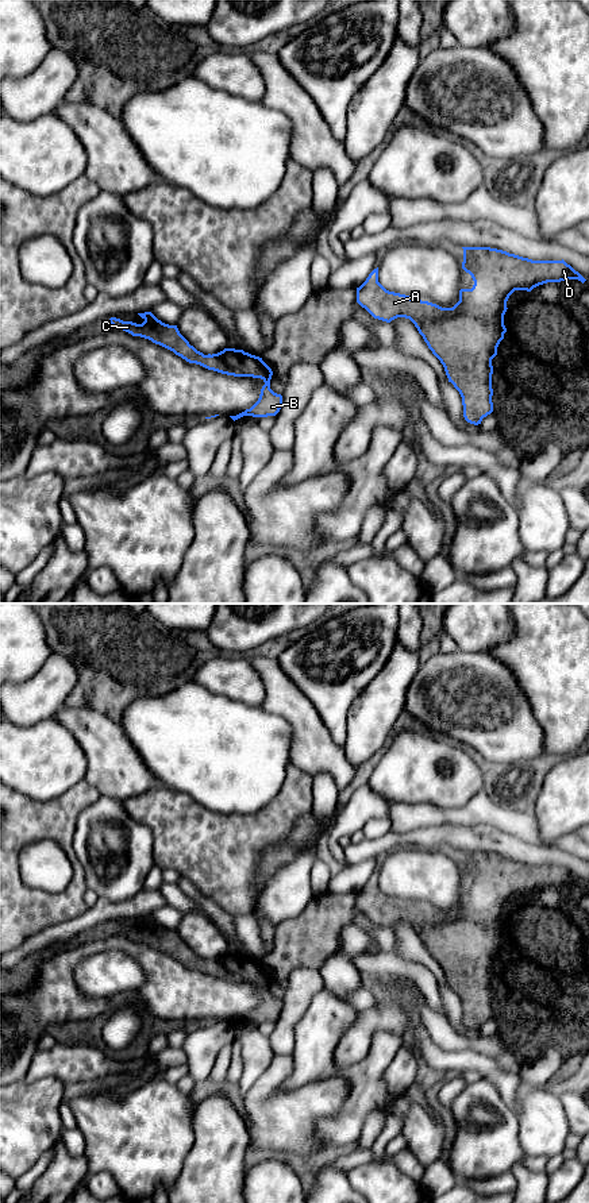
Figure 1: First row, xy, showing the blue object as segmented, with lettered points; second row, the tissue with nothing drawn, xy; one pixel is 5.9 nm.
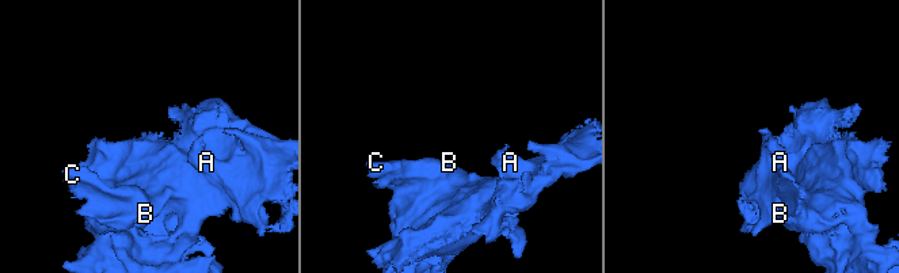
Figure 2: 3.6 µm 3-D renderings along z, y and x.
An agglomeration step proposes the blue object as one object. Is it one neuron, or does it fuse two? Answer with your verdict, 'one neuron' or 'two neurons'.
one neuron

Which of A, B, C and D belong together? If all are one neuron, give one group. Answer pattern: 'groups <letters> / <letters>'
groups A B C D

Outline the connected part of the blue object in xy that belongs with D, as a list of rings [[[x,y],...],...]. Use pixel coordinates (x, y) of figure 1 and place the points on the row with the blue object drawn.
[[[490,247],[462,248],[462,269],[471,275],[474,285],[471,289],[459,290],[459,301],[453,308],[442,308],[386,290],[378,282],[378,267],[357,288],[357,302],[374,319],[390,323],[397,317],[405,317],[415,324],[428,348],[443,365],[449,382],[459,392],[465,420],[478,425],[493,412],[492,359],[497,355],[497,347],[507,332],[504,315],[509,296],[515,290],[531,292],[547,282],[578,279],[584,284],[586,279],[563,259],[532,261]]]

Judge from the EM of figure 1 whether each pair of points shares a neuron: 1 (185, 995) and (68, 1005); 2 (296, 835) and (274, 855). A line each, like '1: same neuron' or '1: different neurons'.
1: same neuron
2: same neuron

